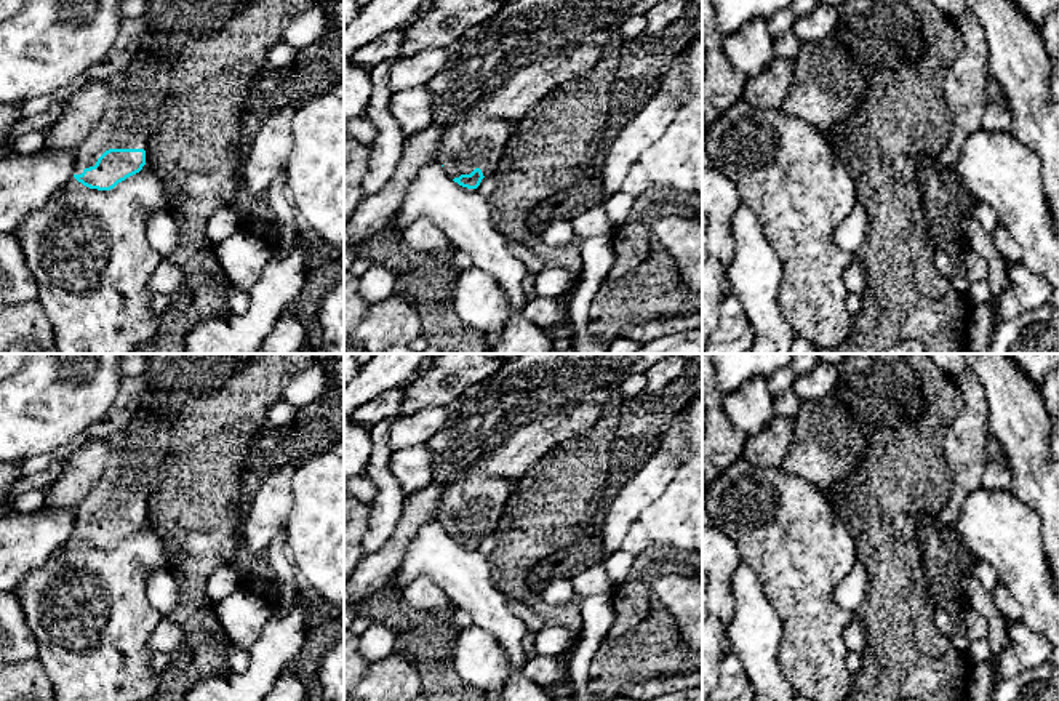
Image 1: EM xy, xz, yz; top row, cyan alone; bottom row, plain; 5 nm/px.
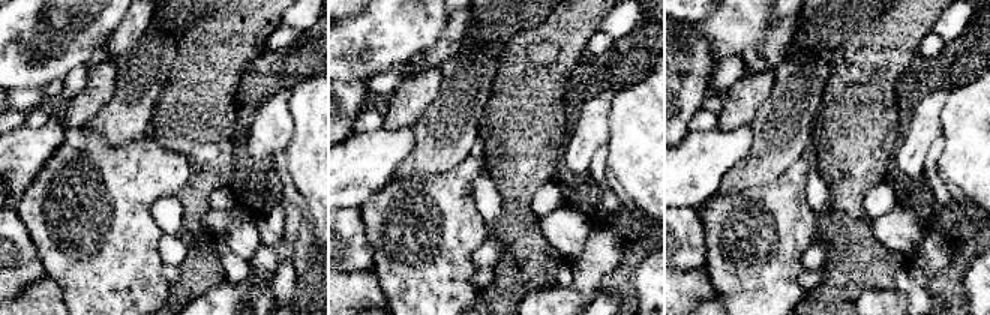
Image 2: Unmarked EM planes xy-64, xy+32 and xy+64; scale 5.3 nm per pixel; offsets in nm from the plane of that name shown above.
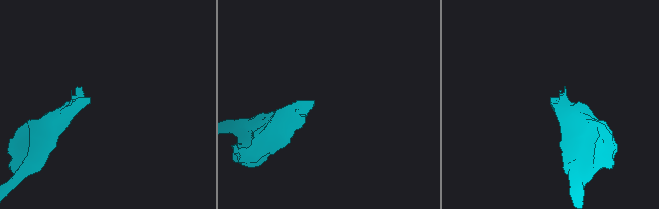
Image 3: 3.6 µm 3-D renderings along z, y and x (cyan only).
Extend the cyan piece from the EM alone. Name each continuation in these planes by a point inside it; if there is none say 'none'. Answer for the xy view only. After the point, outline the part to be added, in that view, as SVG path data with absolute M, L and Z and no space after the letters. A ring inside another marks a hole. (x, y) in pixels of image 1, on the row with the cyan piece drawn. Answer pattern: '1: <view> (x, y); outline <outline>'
1: xy (138, 93); outline M138 53L128 67L107 80L110 96L99 123L75 149L75 171L94 166L109 149L146 149L150 128L163 117L171 69L152 54Z

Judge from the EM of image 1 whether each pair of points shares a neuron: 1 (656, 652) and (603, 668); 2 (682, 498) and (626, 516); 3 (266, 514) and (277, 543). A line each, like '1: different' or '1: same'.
1: same
2: different
3: different

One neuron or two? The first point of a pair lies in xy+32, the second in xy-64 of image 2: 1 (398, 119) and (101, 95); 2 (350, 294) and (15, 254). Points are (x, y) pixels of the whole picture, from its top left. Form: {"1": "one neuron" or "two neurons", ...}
{"1": "one neuron", "2": "two neurons"}

